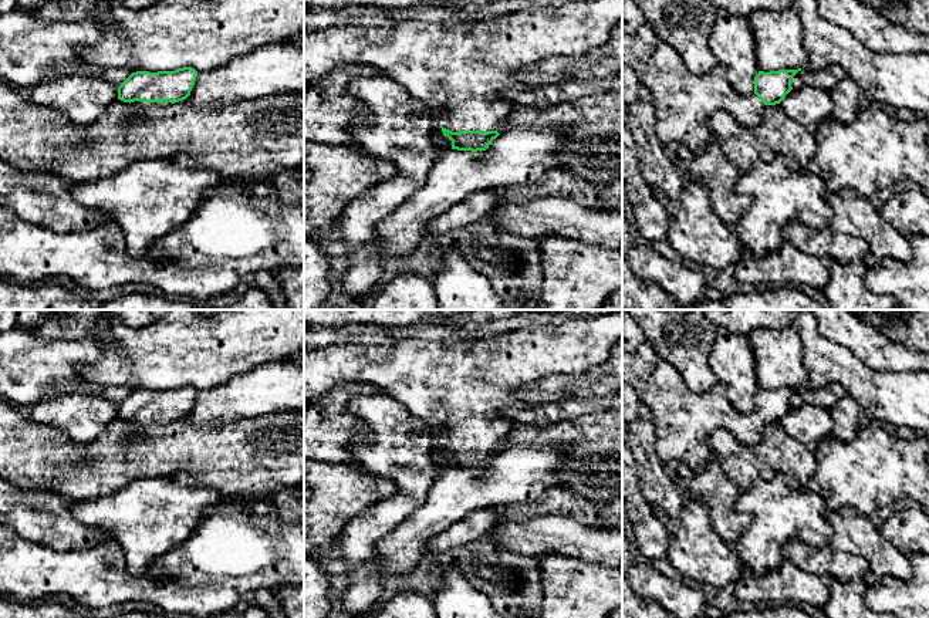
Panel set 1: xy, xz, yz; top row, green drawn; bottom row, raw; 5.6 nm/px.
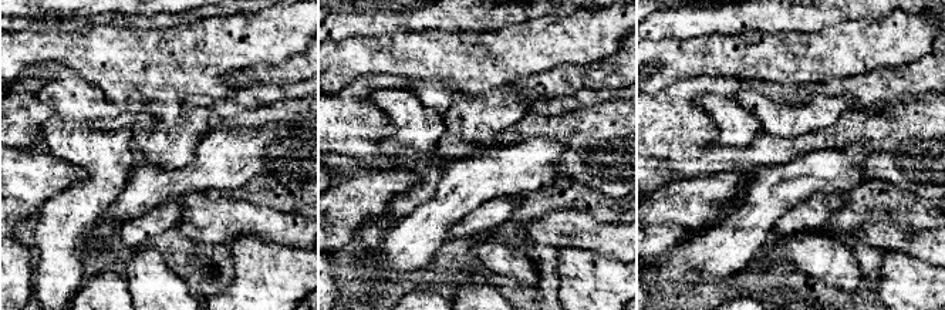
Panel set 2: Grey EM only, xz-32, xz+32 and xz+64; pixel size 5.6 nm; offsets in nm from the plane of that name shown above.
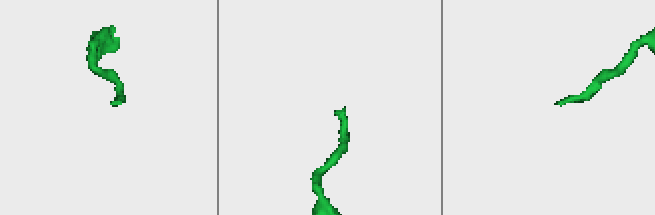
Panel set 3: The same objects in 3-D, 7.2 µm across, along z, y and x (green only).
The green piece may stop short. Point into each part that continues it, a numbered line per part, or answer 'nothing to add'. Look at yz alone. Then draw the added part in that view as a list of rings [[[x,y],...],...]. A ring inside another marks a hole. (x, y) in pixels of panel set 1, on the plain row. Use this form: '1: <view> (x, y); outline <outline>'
1: yz (683, 419); outline [[[649,342],[634,352],[622,351],[622,379],[652,412],[655,449],[663,465],[680,462],[702,472],[715,459],[709,436],[719,428],[749,448],[761,438],[763,419],[754,411],[740,413],[727,399],[724,384],[716,381],[706,392],[693,392]]]

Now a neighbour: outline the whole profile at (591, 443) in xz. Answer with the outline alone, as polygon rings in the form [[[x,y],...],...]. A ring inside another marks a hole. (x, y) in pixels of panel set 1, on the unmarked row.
[[[622,408],[580,415],[553,425],[514,426],[496,448],[553,446],[564,455],[560,487],[597,506],[622,496]]]

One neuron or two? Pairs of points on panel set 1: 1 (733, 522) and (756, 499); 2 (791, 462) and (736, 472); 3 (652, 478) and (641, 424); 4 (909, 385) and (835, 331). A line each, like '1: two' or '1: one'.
1: two
2: one
3: one
4: two

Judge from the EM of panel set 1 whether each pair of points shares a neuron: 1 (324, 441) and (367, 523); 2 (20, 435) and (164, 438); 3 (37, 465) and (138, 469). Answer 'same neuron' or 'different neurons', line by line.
1: different neurons
2: same neuron
3: same neuron

